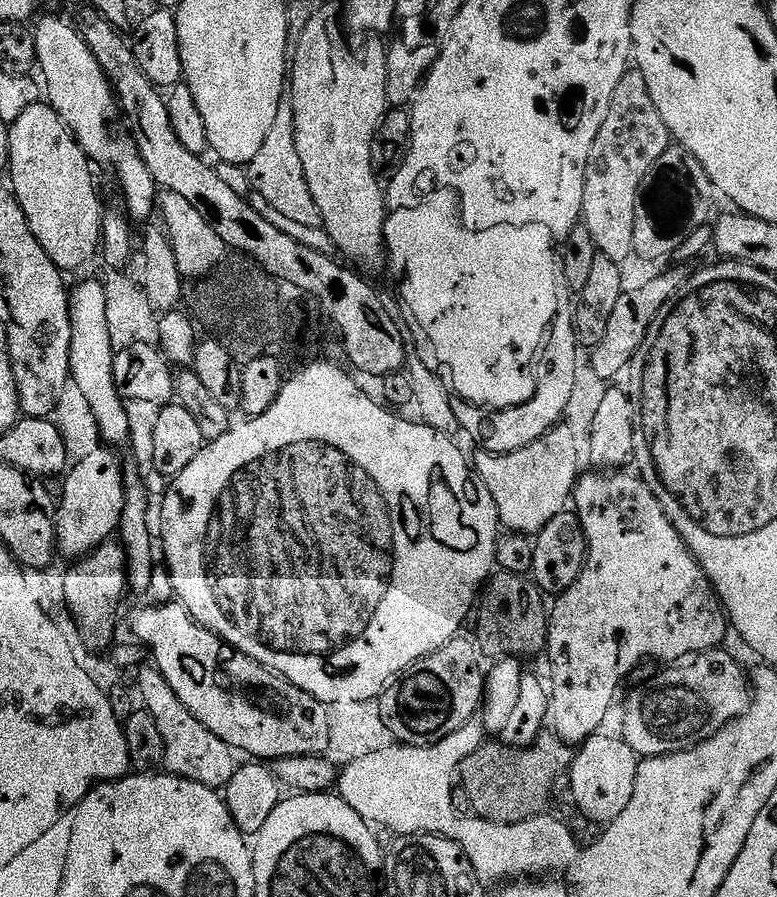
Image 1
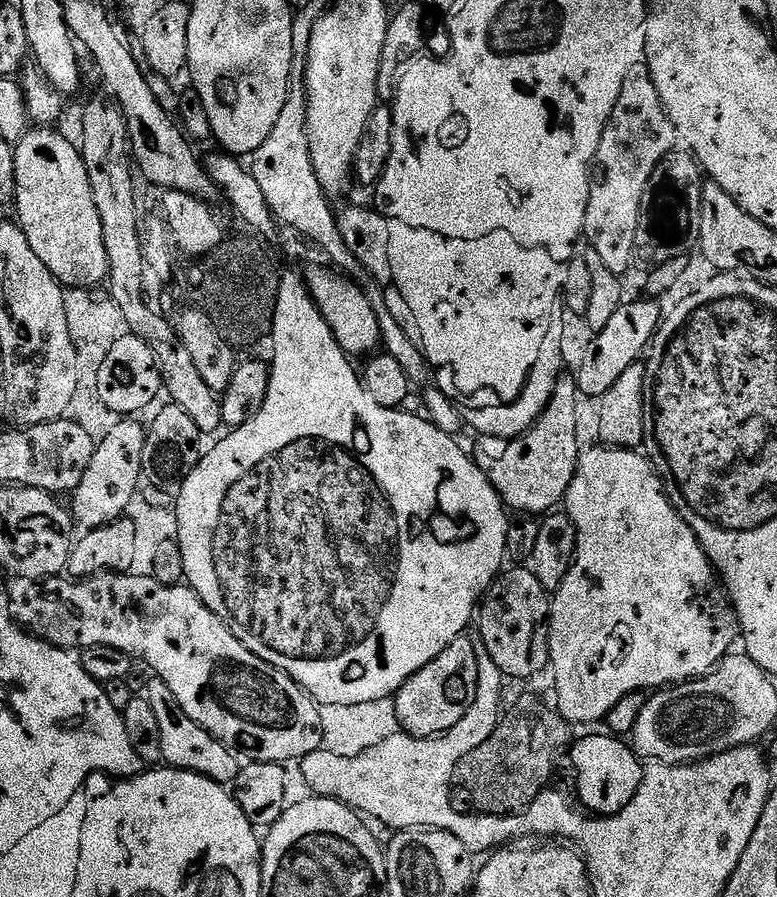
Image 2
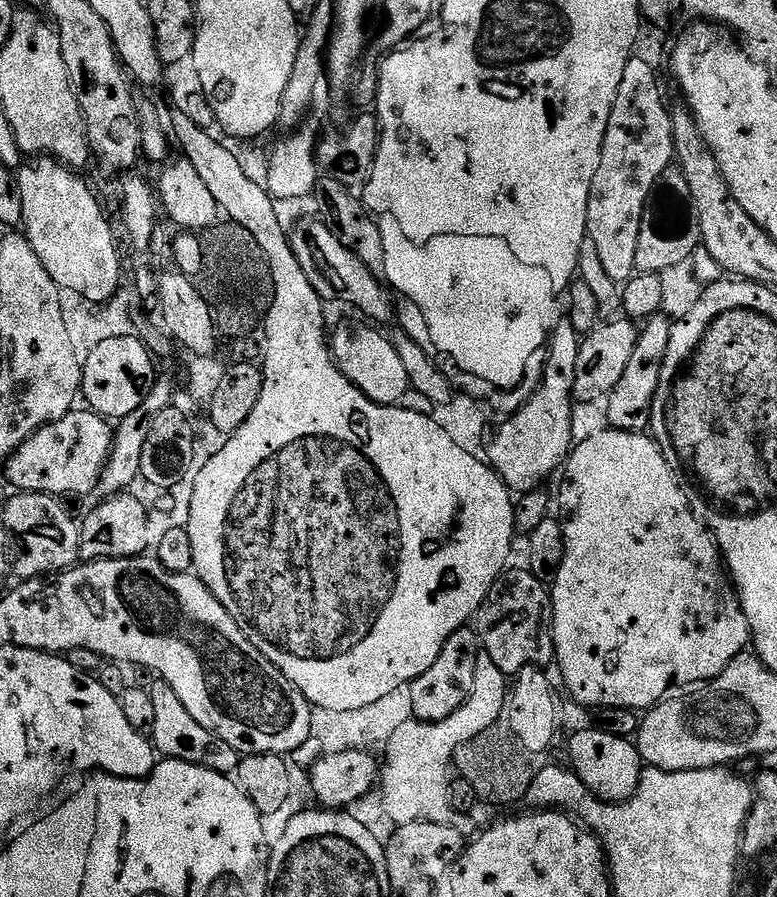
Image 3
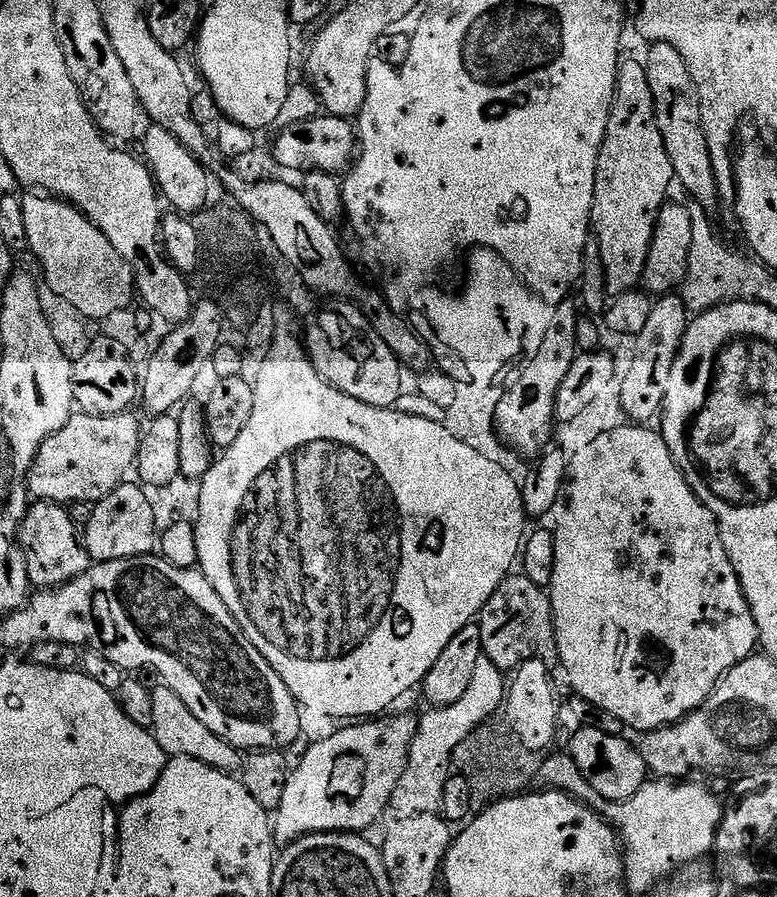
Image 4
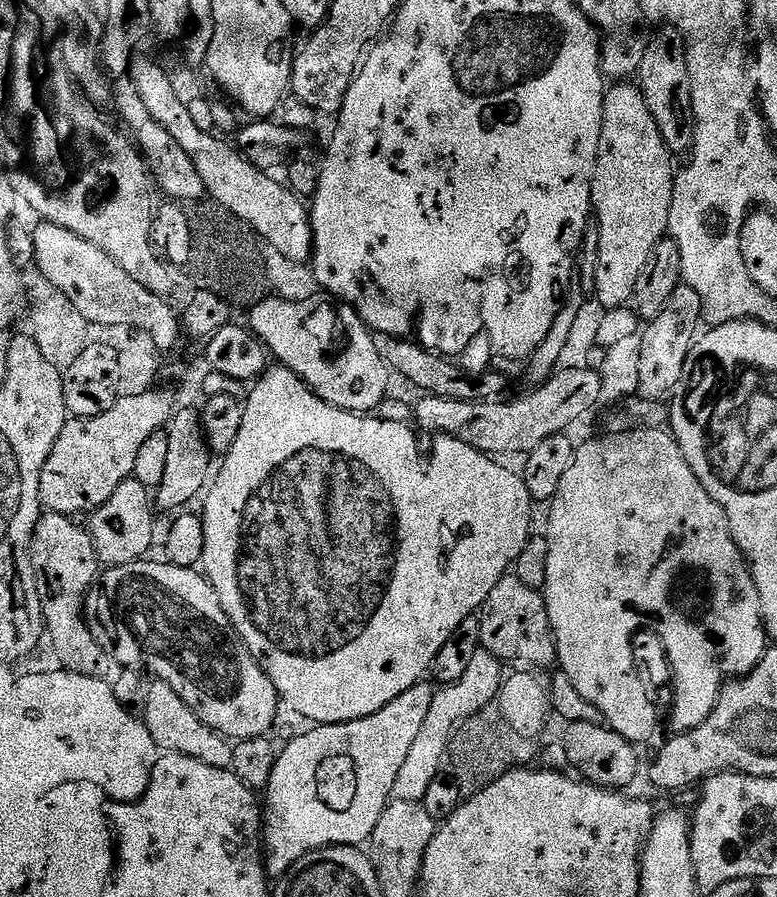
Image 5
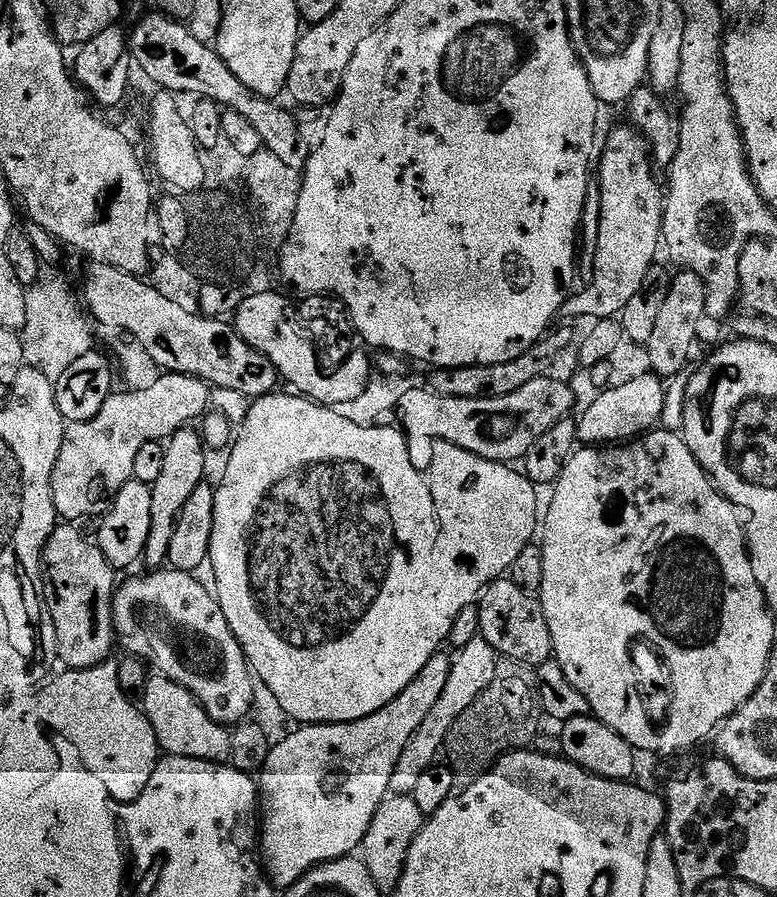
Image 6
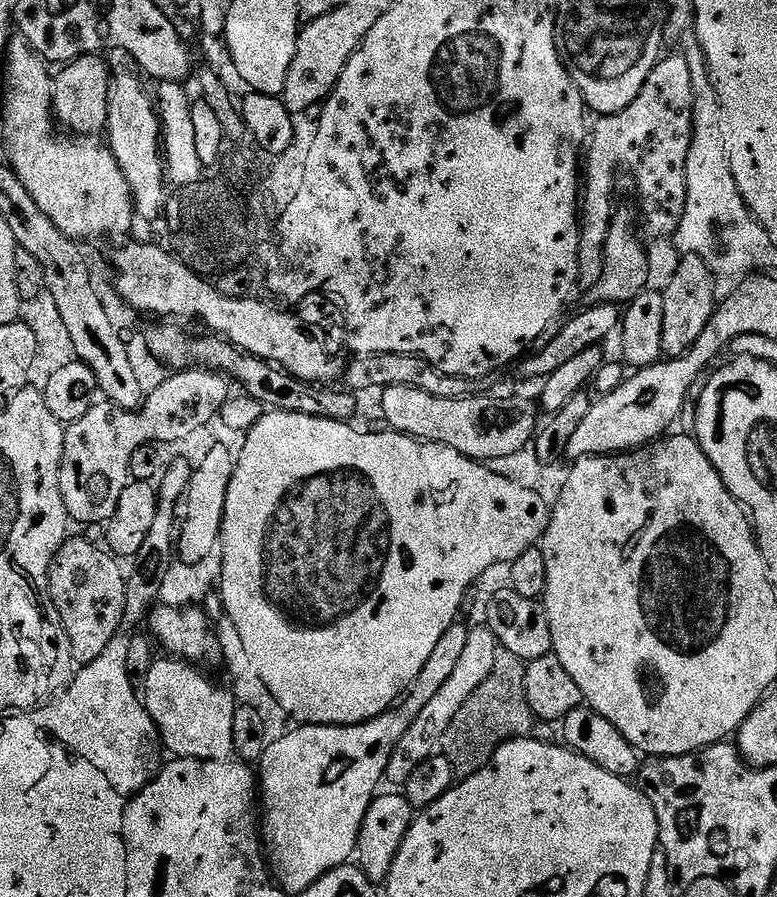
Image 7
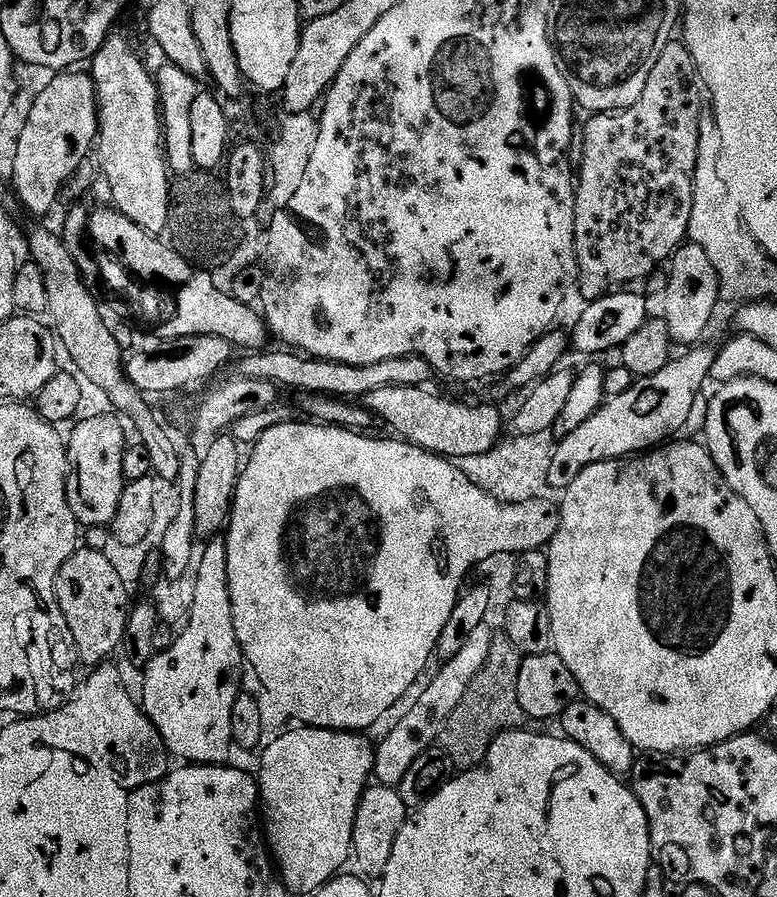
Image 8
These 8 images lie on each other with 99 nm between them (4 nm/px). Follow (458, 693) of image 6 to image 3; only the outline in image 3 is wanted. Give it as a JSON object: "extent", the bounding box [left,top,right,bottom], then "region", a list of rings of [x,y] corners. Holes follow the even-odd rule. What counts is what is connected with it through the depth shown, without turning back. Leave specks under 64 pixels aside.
{"extent":[378,651,510,838],"region":[[[480,651],[478,666],[474,670],[474,690],[470,694],[470,698],[466,698],[463,708],[450,714],[450,718],[442,720],[419,721],[413,718],[394,731],[393,736],[386,741],[388,765],[385,768],[383,765],[378,780],[378,792],[381,792],[384,800],[384,812],[394,822],[393,825],[416,823],[450,825],[465,838],[471,837],[475,833],[473,822],[466,817],[468,815],[451,805],[452,781],[450,782],[448,776],[452,774],[456,750],[466,742],[472,741],[478,734],[484,733],[498,720],[502,707],[505,705],[505,698],[510,691],[509,684],[509,677],[505,676],[502,670],[498,670],[498,666],[494,666],[490,654]]]}

